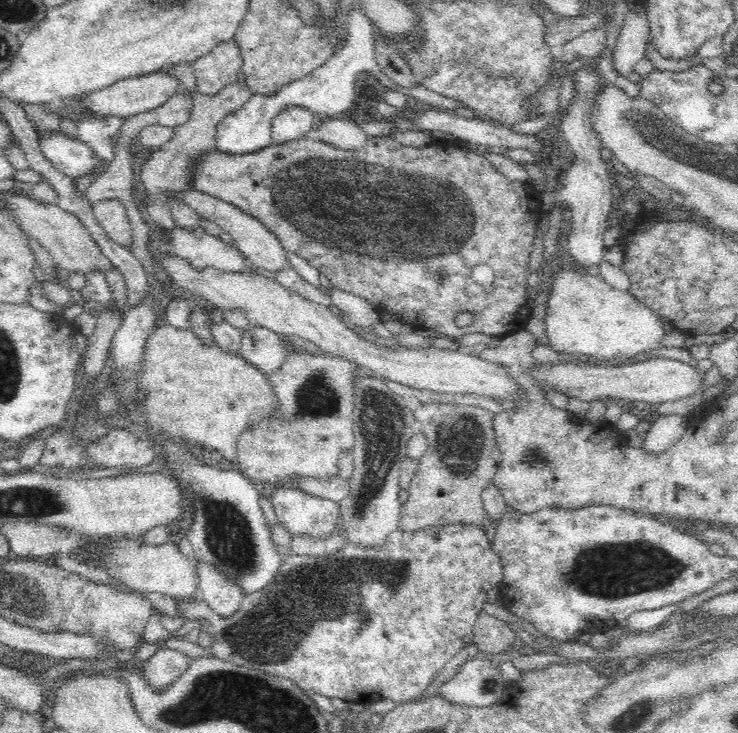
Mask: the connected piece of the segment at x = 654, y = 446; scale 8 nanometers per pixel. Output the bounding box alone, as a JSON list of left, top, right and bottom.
[641,414,687,454]

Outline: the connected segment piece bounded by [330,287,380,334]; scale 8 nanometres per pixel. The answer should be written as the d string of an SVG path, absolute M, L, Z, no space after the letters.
M332 287L330 298L331 304L342 311L349 325L359 326L363 334L371 334L372 326L380 320L379 309L367 299Z

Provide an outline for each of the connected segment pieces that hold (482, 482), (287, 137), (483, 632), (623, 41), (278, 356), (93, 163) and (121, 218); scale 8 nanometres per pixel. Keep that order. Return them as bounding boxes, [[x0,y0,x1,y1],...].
[[398,402,500,531],[271,106,318,145],[473,613,522,656],[613,8,652,77],[240,325,298,375],[39,131,110,179],[93,199,132,248]]

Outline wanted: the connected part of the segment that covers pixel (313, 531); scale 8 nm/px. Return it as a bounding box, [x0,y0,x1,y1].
[270,485,339,538]

